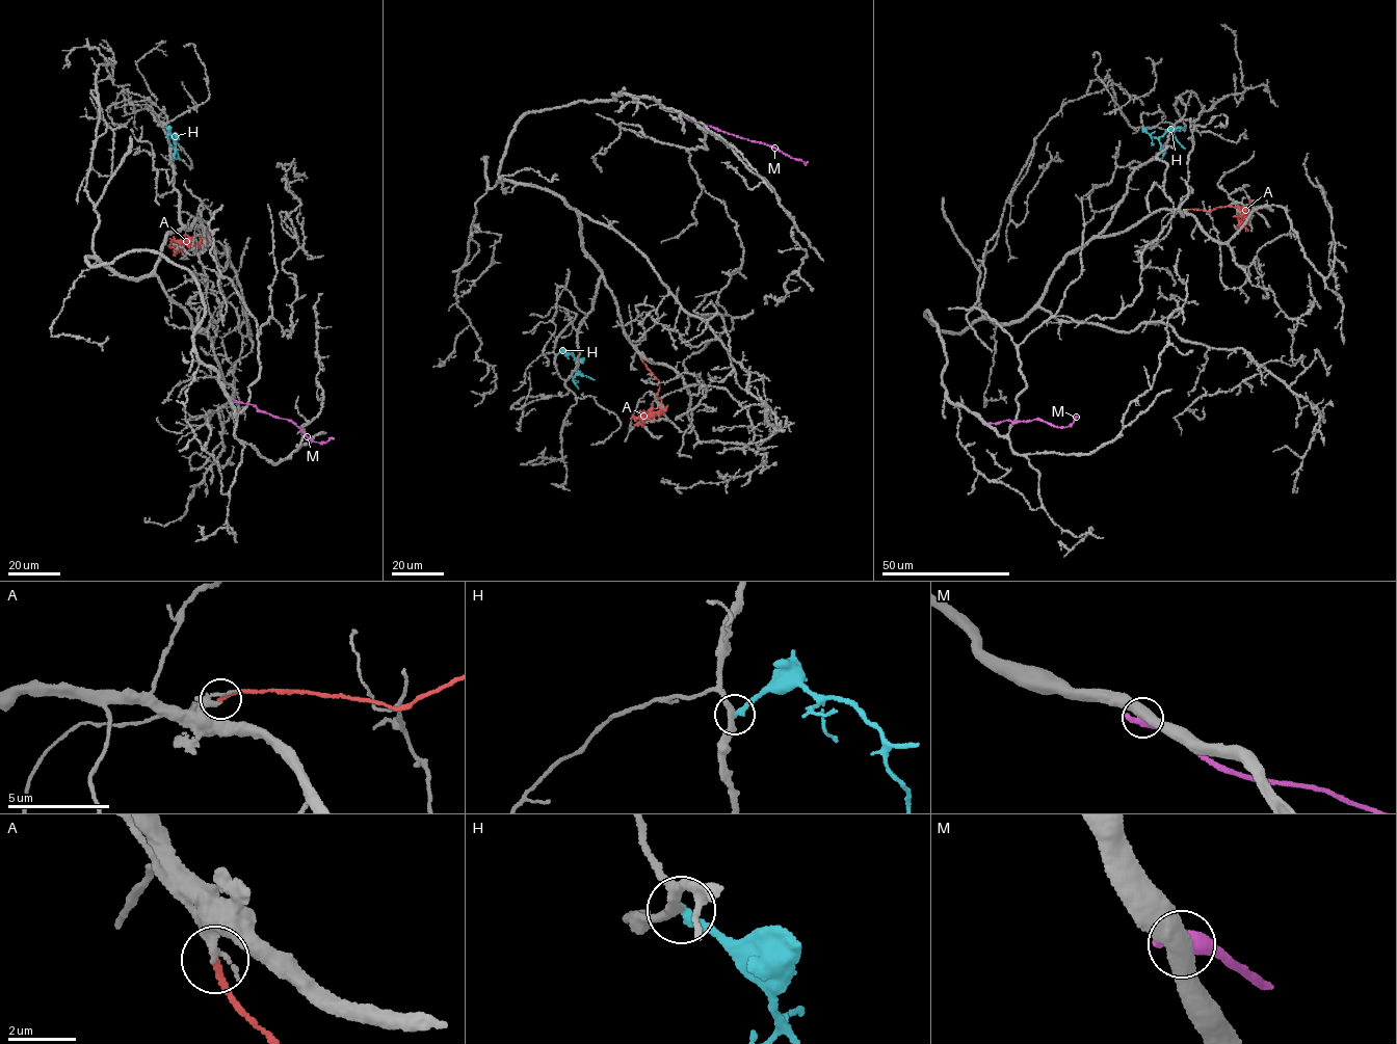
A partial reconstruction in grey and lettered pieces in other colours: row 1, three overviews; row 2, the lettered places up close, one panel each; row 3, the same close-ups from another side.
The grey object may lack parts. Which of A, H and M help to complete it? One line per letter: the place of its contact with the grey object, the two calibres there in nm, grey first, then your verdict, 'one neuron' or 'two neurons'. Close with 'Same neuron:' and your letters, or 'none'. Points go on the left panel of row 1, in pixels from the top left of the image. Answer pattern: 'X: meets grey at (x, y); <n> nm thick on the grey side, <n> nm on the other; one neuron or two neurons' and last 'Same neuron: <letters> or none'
A: meets grey at (203, 226); 200 nm thick on the grey side, 190 nm on the other; one neuron
H: meets grey at (162, 125); 320 nm thick on the grey side, 280 nm on the other; two neurons
M: meets grey at (229, 398); 500 nm thick on the grey side, 600 nm on the other; two neurons
Same neuron: A

